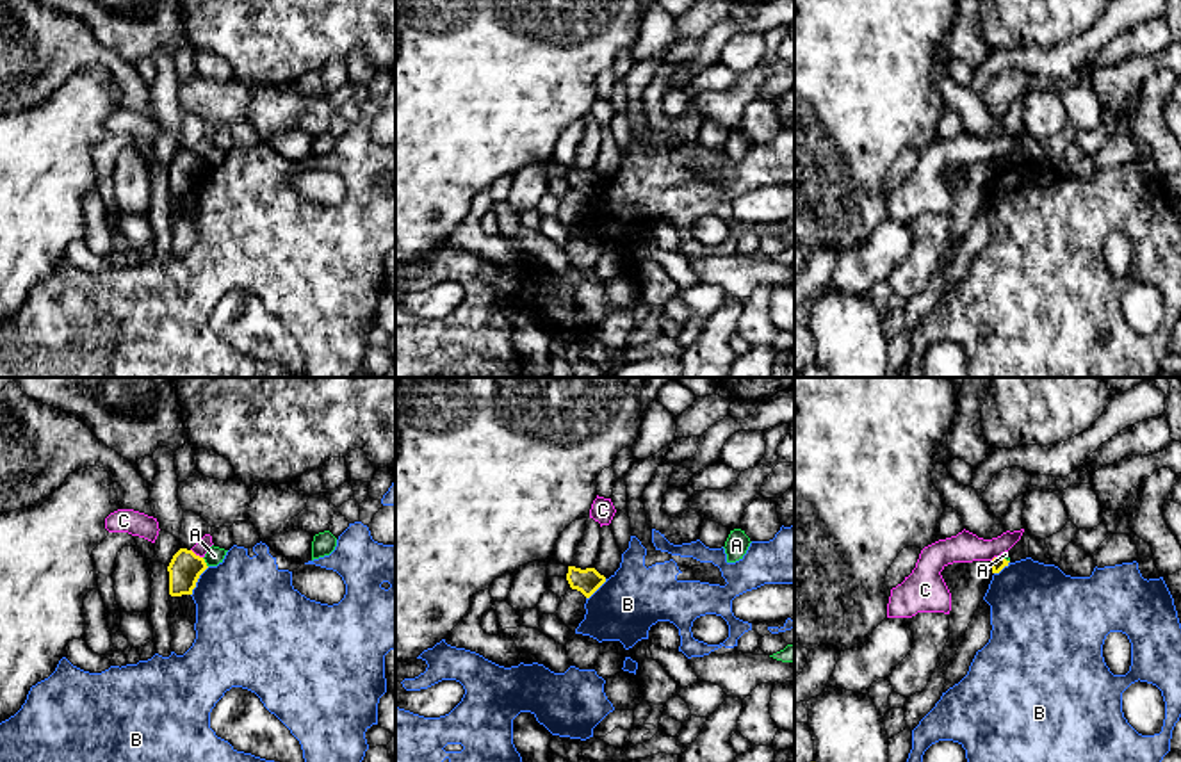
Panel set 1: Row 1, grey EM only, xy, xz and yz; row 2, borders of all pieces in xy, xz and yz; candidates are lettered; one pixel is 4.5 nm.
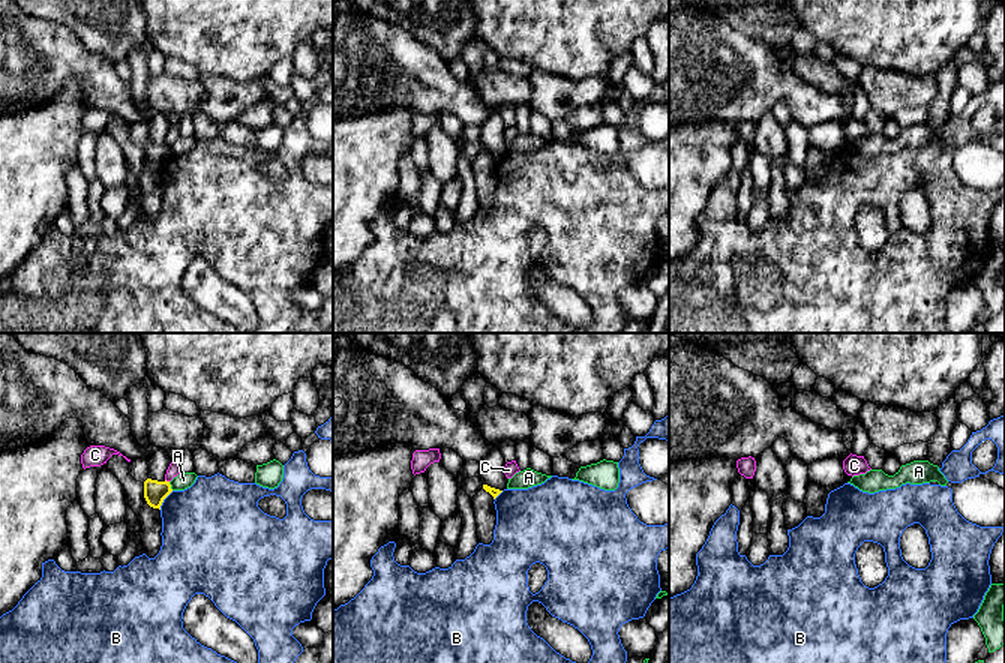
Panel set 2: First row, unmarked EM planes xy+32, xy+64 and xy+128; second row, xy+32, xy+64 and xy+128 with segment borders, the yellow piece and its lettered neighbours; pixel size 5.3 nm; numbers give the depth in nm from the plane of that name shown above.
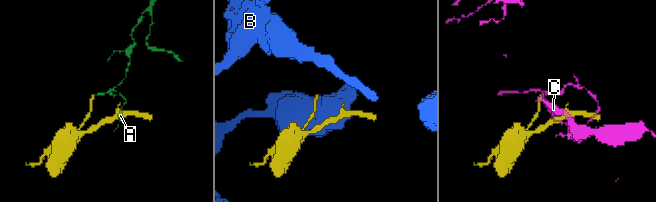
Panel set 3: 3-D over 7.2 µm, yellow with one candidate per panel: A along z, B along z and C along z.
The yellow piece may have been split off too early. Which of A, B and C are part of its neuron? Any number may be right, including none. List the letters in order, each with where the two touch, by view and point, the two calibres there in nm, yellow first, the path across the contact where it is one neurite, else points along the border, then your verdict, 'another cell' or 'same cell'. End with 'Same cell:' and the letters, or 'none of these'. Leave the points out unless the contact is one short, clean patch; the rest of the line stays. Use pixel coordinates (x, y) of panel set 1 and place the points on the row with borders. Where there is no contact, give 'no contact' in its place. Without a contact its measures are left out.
A: contact xy (205, 563); calibres 150 and 80 nm; border xy (202, 558), (207, 567); another cell
B: contact xy (196, 581); calibres 150 and 440 nm; another cell
C: contact xy (195, 554); calibres 150 and 70 nm; another cell
Same cell: none of these

